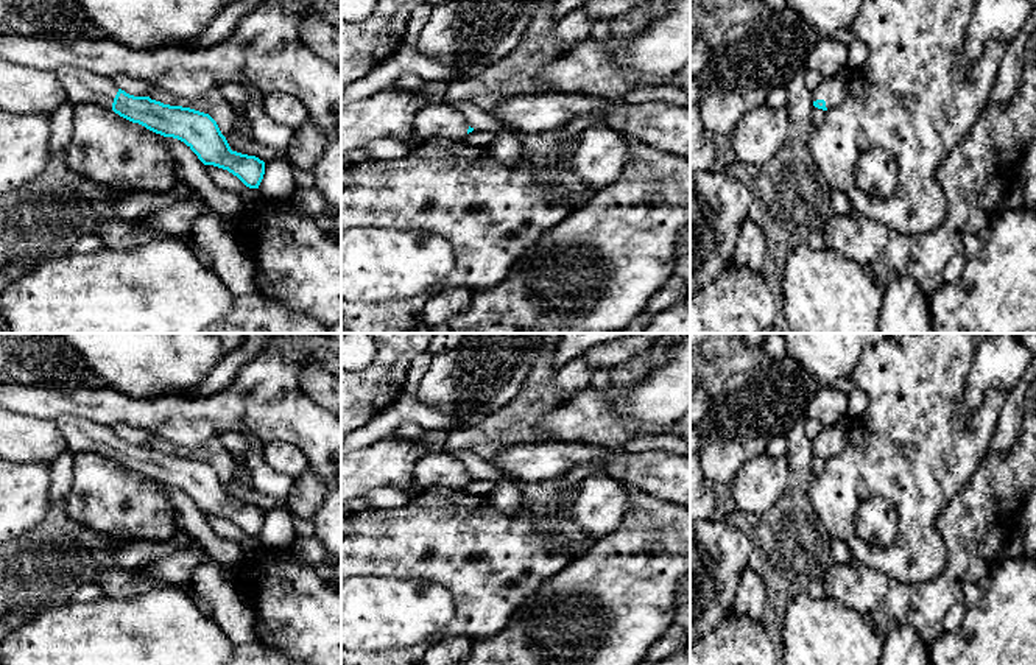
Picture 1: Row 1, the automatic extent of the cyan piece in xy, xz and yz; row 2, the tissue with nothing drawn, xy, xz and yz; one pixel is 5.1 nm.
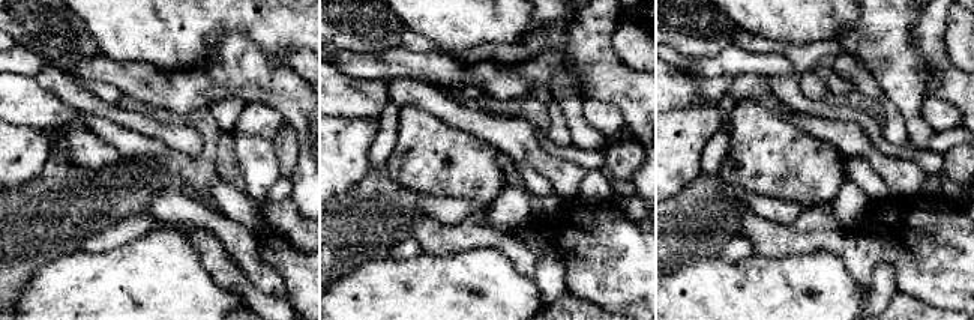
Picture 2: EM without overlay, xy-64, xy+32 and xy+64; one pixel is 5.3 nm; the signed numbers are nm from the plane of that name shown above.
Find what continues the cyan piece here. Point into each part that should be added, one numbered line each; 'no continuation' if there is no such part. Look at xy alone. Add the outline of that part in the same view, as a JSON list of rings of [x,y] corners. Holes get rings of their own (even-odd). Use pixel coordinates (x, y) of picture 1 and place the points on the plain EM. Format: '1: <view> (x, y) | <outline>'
1: xy (81, 435) | [[[61,416],[55,420],[72,453],[93,452],[112,458],[118,435],[106,427],[78,416]]]

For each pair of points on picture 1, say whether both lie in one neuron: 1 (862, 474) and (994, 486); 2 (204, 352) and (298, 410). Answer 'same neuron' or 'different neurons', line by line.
1: different neurons
2: different neurons

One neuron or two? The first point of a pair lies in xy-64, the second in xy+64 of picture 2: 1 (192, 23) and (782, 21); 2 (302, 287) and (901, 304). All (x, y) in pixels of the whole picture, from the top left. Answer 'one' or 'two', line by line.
1: one
2: two

